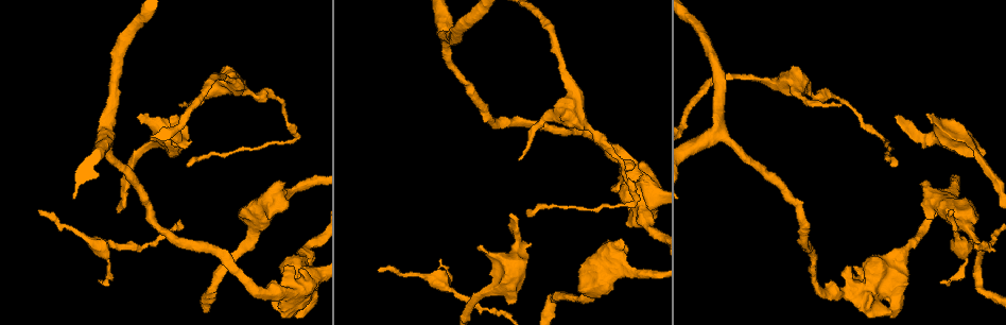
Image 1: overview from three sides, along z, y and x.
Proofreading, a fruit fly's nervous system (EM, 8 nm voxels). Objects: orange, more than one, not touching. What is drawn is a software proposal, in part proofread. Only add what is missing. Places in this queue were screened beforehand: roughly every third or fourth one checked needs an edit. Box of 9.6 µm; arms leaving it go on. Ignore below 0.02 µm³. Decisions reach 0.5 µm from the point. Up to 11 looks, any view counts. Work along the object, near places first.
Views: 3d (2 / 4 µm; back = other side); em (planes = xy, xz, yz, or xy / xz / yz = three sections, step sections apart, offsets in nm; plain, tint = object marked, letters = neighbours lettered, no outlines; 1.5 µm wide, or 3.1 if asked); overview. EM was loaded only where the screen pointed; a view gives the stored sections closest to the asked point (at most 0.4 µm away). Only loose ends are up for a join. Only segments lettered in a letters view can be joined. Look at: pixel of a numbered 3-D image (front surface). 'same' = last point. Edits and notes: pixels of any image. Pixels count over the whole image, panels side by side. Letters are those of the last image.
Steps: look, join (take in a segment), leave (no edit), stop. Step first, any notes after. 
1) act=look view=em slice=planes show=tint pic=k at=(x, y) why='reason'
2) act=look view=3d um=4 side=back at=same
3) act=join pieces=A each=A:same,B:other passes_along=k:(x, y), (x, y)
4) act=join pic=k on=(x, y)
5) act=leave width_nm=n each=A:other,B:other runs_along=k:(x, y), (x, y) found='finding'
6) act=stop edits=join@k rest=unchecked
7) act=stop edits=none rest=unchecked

act=look view=3d um=2 pic=1 at=(984, 151) why='stops while still wide'

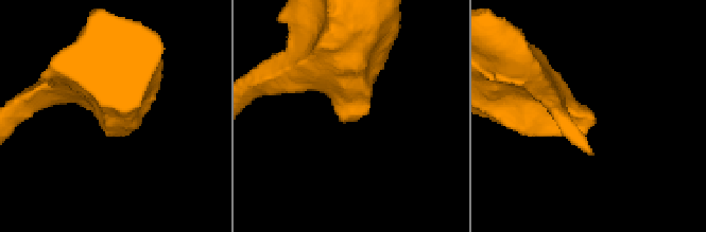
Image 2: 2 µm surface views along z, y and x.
act=look view=em slice=planes show=letters pic=2 at=(343, 122)

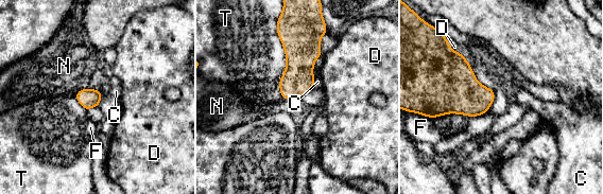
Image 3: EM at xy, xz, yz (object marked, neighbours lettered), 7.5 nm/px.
act=leave longest_contact=T:550nm each=C:other,D:other,F:other,N:other,T:other border=3:(276, 25), (283, 99) found='none of them fits'

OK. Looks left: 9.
act=look view=3d um=4 pic=1 at=(187, 165) why='tapers out'

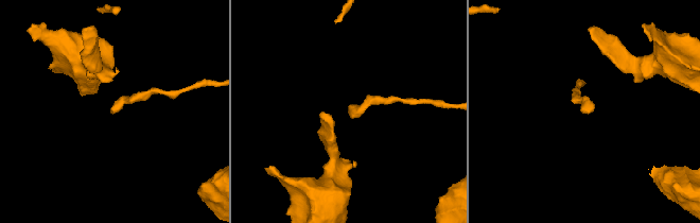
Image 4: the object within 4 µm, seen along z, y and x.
act=look view=em slice=planes show=tint pic=4 at=(584, 112)

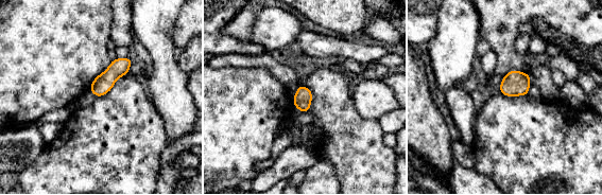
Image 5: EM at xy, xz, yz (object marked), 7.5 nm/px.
act=look view=em slice=planes show=letters at=same why='what lies round it'

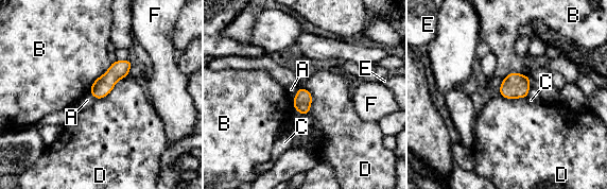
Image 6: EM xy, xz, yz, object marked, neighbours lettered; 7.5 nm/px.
act=leave longest_contact=D:300nm each=A:other,B:other,C:other,D:other,E:other,F:other border=6:(127, 75), (97, 100) found='no lettered segment goes on from it'

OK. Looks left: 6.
act=look view=em slice=planes show=letters pic=1 at=(641, 161) why='stops while still wide'

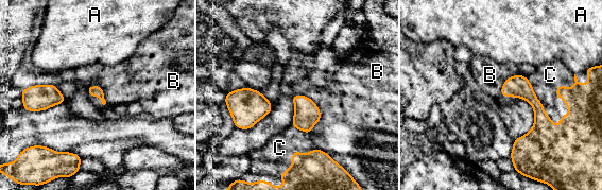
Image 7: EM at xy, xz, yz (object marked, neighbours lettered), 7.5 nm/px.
act=join pieces=C each=A:other,B:other,C:same found='the neuron continues'

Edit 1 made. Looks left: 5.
act=stop edits=join@7 rest=unchecked

